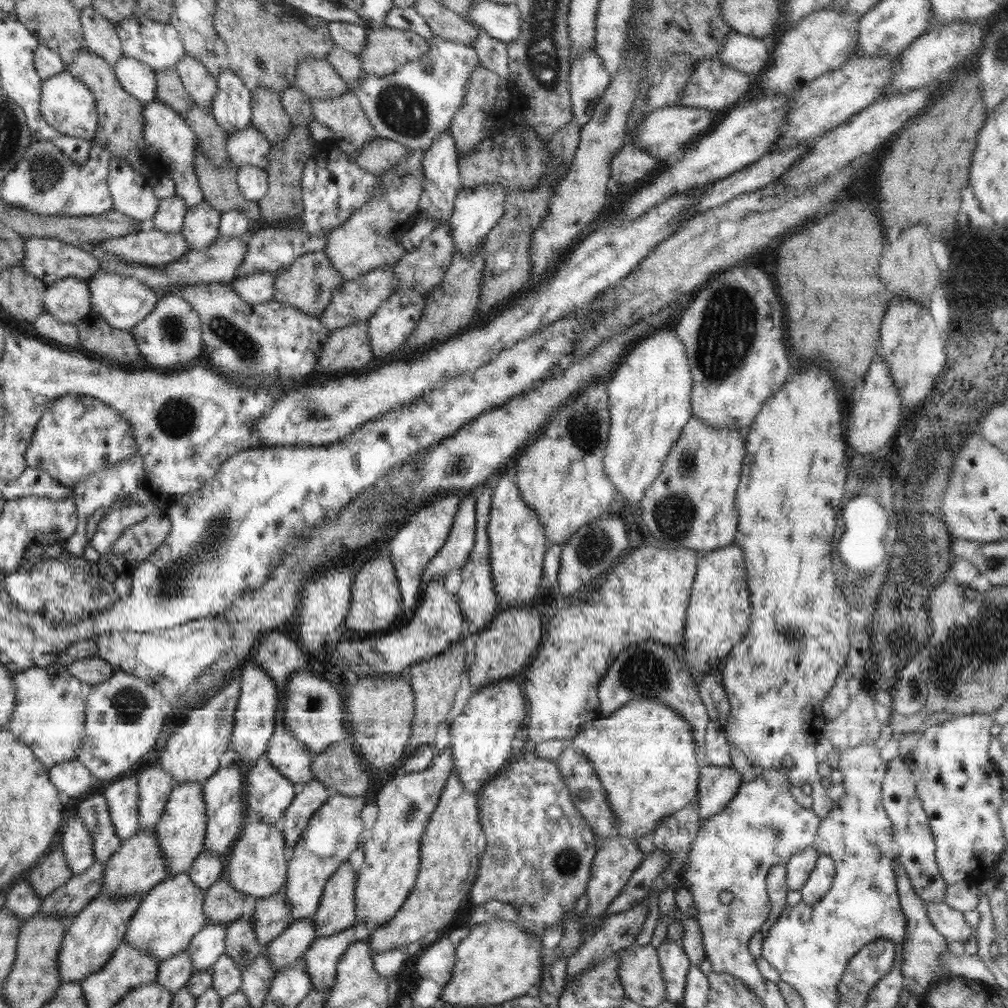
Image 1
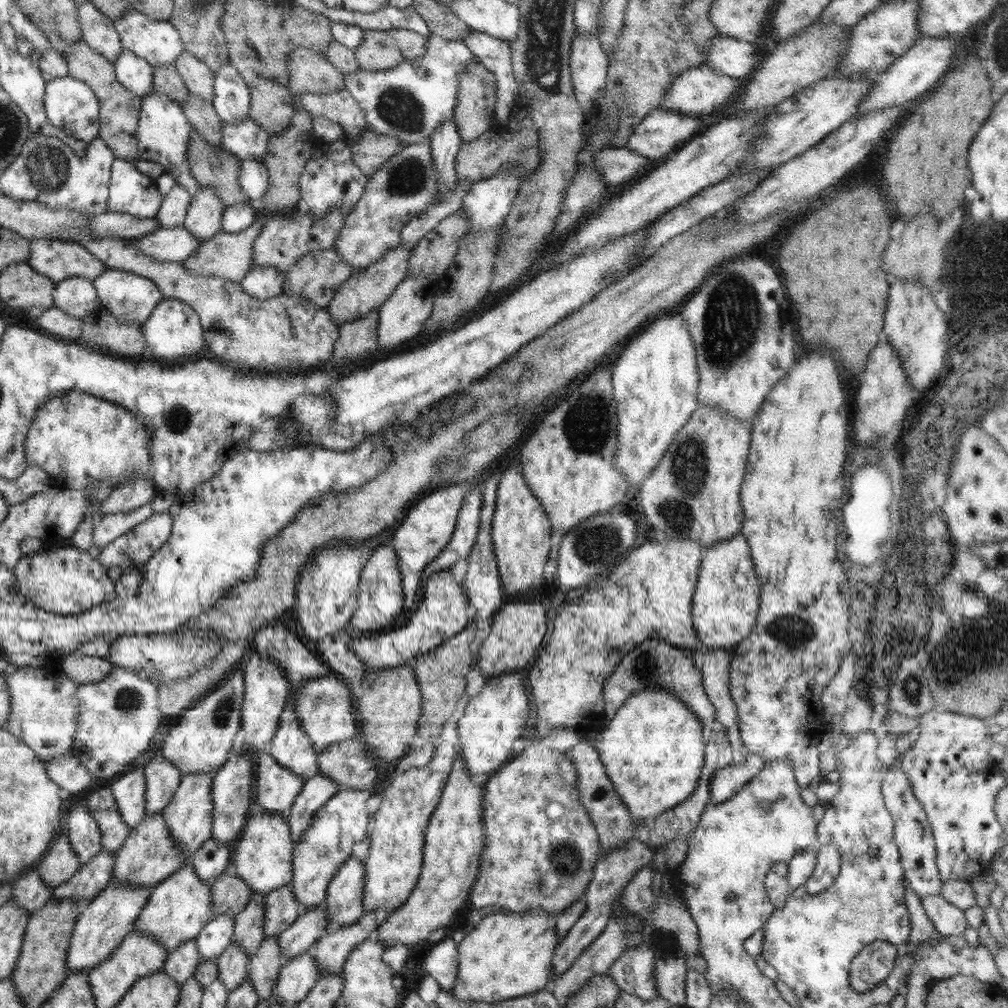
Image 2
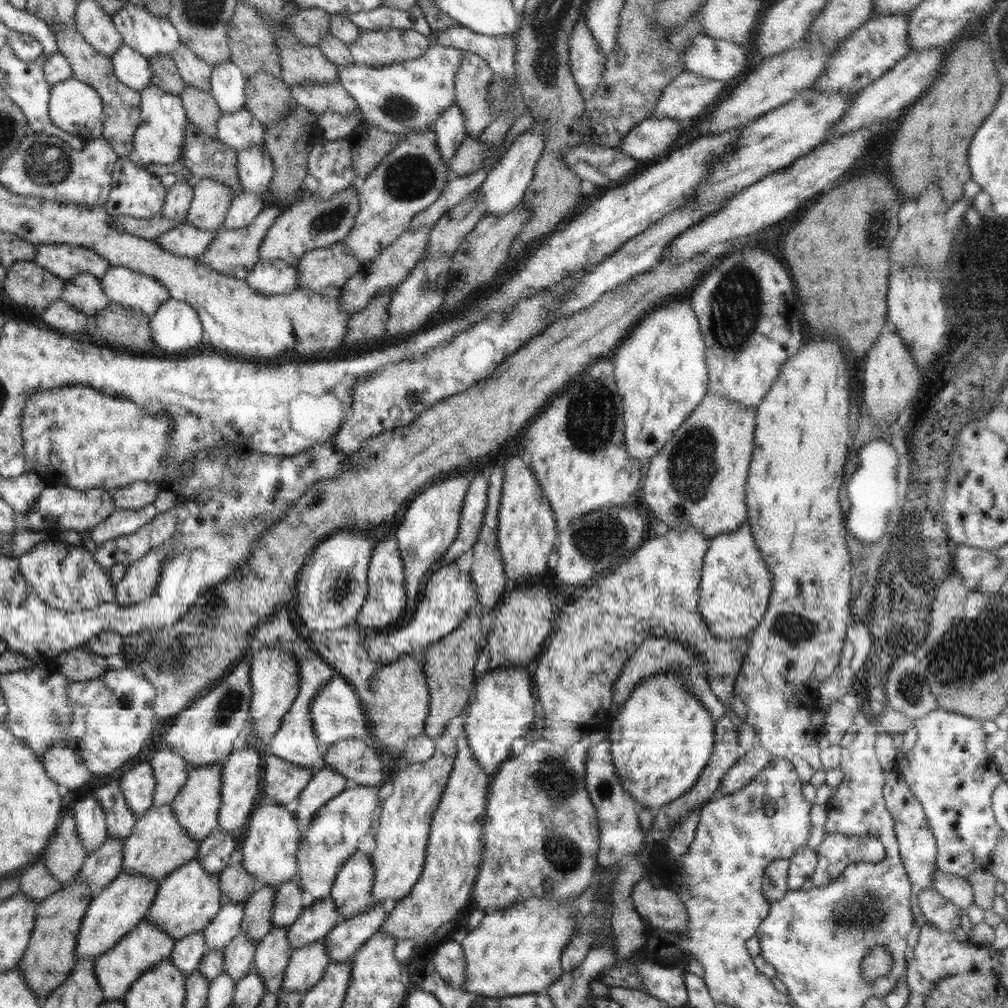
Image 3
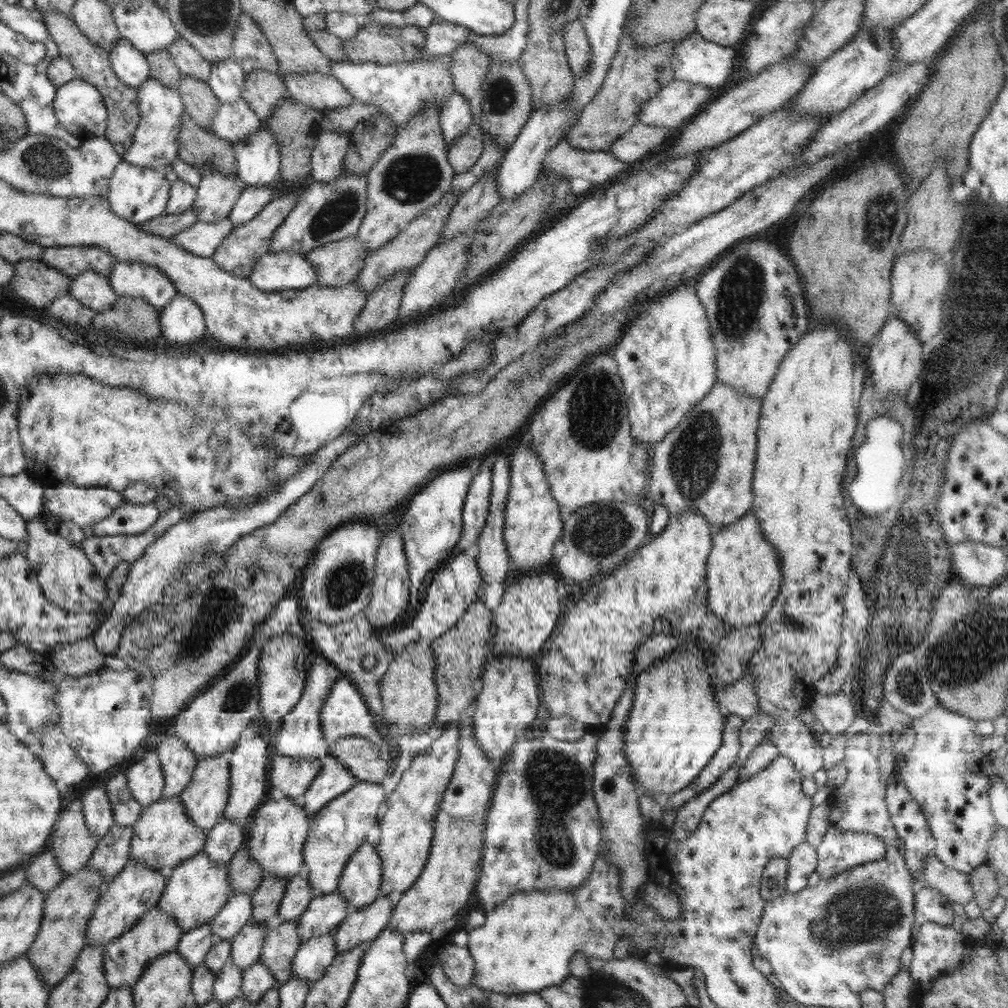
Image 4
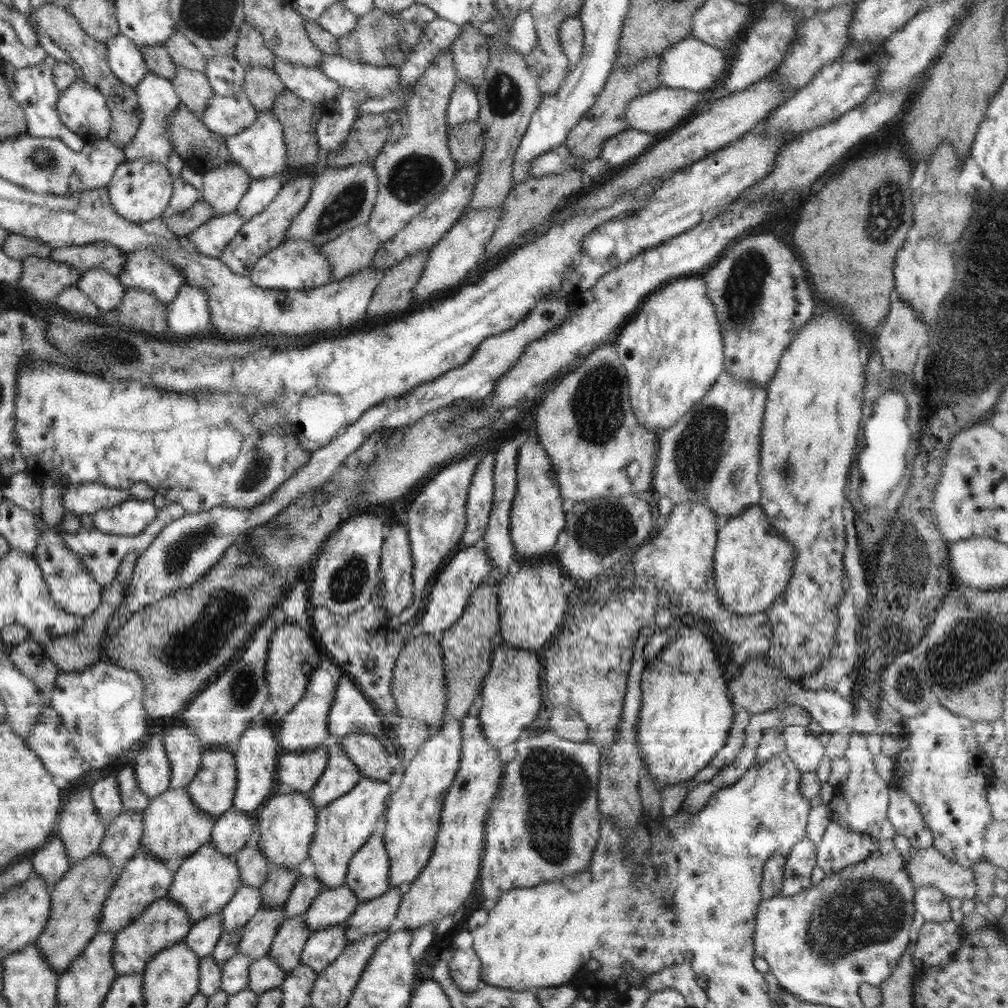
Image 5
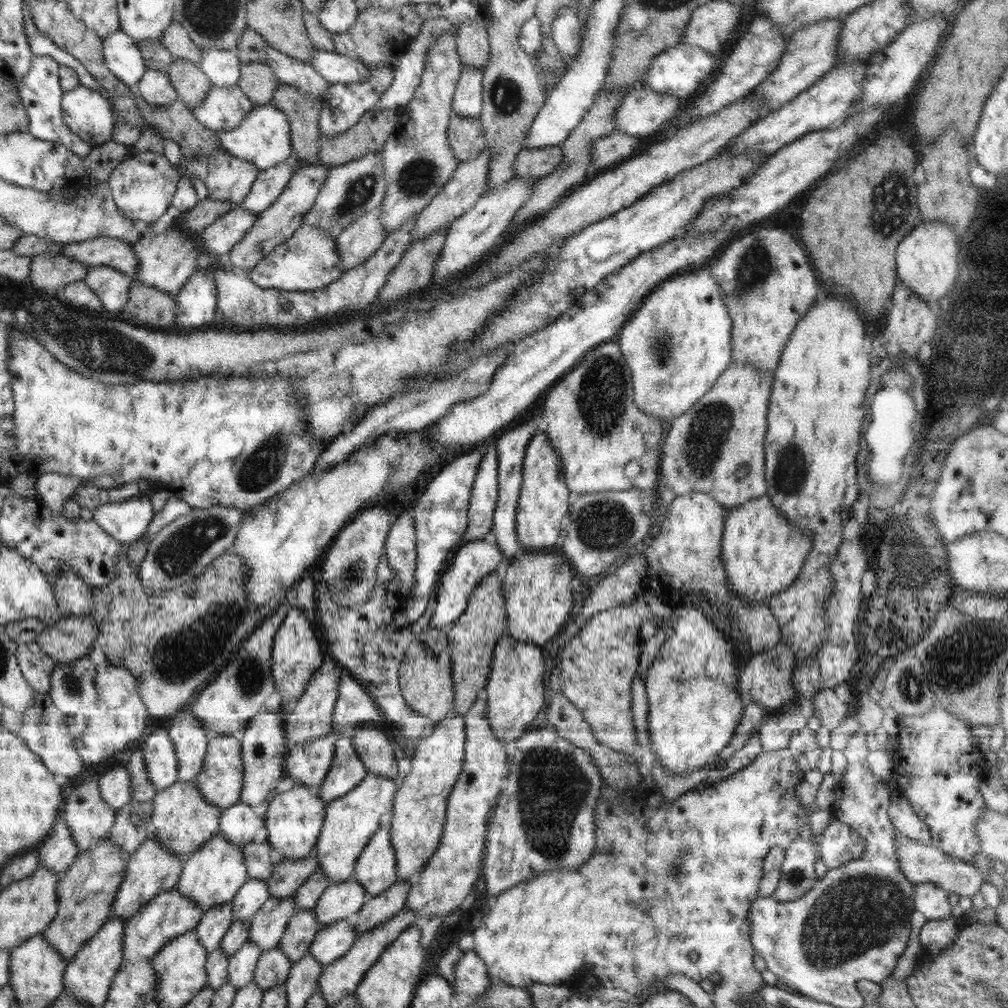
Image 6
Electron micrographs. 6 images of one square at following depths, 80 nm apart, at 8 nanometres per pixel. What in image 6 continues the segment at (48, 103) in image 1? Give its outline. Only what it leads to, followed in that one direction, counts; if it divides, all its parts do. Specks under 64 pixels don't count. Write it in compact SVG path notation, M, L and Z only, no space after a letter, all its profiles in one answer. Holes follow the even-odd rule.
M75 86L64 92L61 111L66 126L84 142L99 145L111 140L115 118L107 98L100 91Z

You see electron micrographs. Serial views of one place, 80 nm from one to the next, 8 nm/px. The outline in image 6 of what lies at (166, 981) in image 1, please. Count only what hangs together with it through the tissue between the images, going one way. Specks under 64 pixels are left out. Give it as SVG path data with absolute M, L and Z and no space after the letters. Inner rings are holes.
M231 902L214 906L201 916L201 920L198 921L194 930L196 930L198 940L208 953L219 948L232 921Z

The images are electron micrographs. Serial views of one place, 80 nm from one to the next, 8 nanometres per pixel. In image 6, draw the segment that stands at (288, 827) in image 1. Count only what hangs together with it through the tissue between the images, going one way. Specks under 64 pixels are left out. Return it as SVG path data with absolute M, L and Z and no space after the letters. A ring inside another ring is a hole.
M360 727L351 728L346 733L338 734L332 766L327 770L322 786L317 790L320 799L328 804L339 797L350 793L367 775L365 766L354 748L352 735Z

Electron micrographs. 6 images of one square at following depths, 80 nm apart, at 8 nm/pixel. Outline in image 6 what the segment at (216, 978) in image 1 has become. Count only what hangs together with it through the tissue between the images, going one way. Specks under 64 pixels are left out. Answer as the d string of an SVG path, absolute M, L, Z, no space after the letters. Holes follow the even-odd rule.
M295 894L286 898L270 898L260 907L260 910L250 919L250 934L248 940L261 952L266 952L279 944L286 932L287 922L298 908L295 905Z

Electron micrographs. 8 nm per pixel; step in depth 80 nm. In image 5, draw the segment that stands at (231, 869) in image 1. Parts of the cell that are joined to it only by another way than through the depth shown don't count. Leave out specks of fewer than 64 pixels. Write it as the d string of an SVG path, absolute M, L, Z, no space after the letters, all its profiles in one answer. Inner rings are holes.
M273 793L255 815L256 830L260 832L260 839L255 844L265 854L269 864L288 870L298 869L300 863L308 857L309 844L313 841L316 830L317 810L310 798L305 798L302 793Z

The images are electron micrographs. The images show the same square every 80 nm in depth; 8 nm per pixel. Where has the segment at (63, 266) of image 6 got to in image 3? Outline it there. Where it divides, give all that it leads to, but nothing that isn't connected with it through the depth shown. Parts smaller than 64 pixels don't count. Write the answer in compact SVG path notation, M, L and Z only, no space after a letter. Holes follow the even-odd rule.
M22 260L7 268L1 286L14 304L26 306L41 316L52 302L60 300L65 282L66 279L54 276L33 260Z

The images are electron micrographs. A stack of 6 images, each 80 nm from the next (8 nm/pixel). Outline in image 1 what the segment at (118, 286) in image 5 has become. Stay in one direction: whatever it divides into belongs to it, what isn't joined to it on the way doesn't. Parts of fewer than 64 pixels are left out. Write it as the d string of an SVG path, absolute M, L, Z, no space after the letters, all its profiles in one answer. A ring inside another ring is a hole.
M74 277L54 281L42 294L44 313L60 322L76 323L92 313L92 299L87 281Z

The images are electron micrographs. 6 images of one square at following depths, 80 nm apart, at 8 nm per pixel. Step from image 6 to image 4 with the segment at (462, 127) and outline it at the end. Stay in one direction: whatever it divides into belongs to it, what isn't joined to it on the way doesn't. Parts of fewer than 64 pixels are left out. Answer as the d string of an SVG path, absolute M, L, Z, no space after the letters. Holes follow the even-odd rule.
M472 123L468 130L448 146L447 156L454 173L464 173L480 159L484 150L481 126Z

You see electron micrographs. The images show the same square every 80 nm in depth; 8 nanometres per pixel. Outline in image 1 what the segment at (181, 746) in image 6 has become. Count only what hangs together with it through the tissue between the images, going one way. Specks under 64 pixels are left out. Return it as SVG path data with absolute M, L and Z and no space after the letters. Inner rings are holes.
M147 767L136 775L138 782L139 830L153 828L160 820L170 792L177 785L160 767Z

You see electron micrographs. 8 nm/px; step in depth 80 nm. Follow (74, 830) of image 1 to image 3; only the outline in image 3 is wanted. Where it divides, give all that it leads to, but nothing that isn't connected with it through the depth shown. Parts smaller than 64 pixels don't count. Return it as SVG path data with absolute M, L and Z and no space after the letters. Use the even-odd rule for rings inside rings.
M94 795L79 799L71 810L81 845L88 855L92 854L103 845L108 834L104 811Z

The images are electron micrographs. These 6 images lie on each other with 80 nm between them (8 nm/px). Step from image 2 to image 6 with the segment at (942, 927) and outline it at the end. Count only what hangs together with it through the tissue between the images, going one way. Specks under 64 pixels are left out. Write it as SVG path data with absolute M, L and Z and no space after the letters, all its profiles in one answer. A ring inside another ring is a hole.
M930 882L913 887L914 908L927 920L940 920L951 916L948 893Z

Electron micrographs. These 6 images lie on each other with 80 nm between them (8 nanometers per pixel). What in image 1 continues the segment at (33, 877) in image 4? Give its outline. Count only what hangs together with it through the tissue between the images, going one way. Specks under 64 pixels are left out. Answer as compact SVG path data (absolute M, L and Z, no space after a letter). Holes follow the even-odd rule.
M25 877L12 885L6 894L5 908L22 922L32 919L42 904L42 898L33 891Z

